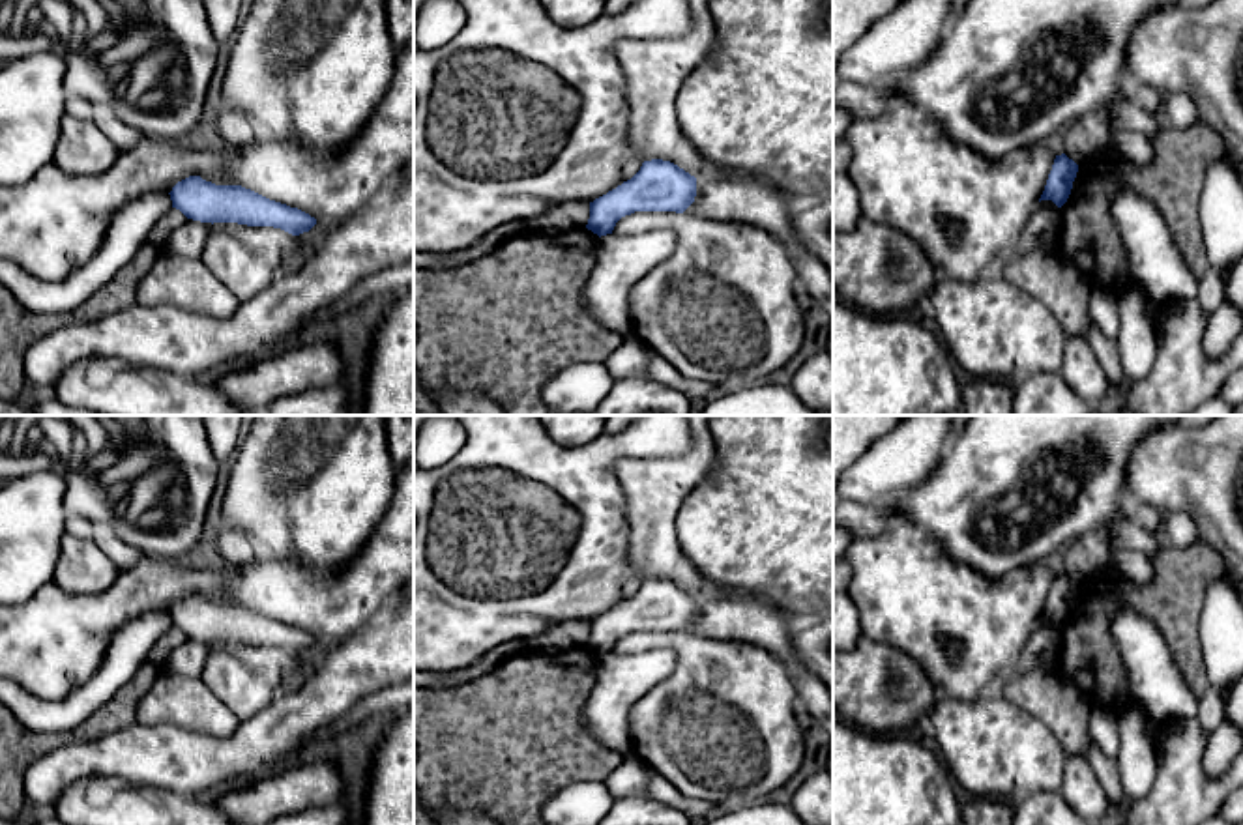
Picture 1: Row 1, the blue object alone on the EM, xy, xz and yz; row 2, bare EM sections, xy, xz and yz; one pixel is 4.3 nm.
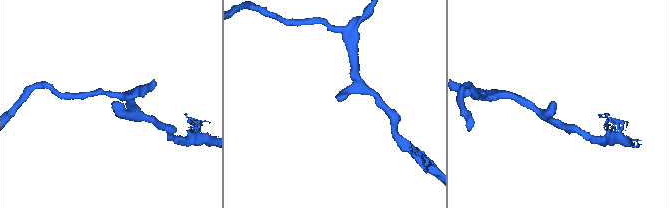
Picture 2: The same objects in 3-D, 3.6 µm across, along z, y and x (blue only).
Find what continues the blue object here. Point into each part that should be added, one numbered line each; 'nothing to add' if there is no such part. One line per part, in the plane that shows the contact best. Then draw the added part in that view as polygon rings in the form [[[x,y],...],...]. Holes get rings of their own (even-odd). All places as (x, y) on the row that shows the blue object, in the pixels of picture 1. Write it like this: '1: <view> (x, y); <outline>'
nothing to add

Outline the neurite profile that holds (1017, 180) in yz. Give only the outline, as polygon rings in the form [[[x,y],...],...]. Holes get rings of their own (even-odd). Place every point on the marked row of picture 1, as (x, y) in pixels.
[[[895,103],[876,118],[852,122],[844,140],[852,148],[848,174],[859,191],[863,217],[908,234],[925,249],[942,279],[958,282],[996,271],[1005,260],[1039,206],[1056,159],[1052,148],[1037,142],[990,161],[972,148],[953,142],[927,110],[902,103]]]

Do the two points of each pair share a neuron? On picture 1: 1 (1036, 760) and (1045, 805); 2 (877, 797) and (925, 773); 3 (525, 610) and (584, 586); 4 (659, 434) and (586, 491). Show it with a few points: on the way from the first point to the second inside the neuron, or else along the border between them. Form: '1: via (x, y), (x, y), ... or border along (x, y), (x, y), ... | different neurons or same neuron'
1: border along (1058, 790), (1038, 790), (1013, 803) | different neurons
2: via (888, 797), (914, 782) | same neuron
3: via (540, 610), (570, 597) | same neuron
4: via (639, 440), (620, 446), (596, 470) | same neuron

